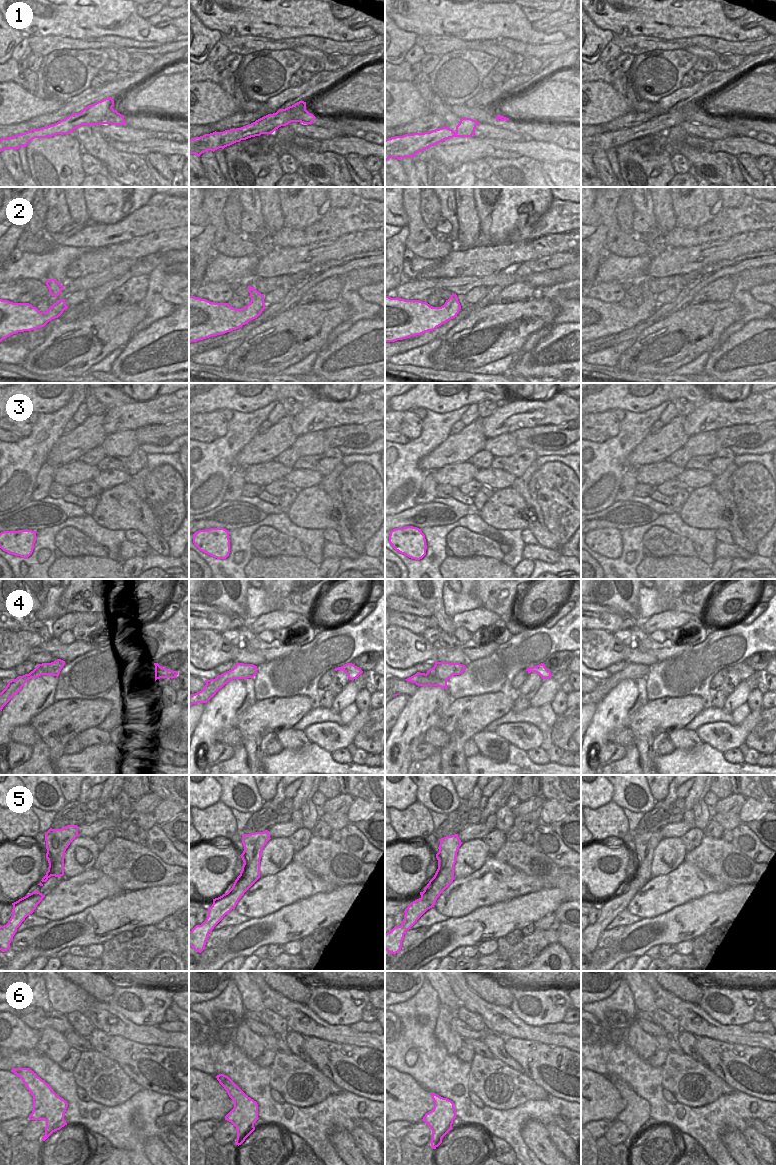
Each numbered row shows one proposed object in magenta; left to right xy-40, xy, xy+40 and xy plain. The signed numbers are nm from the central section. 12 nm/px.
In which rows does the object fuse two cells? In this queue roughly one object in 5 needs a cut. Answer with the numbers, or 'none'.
4, 5

